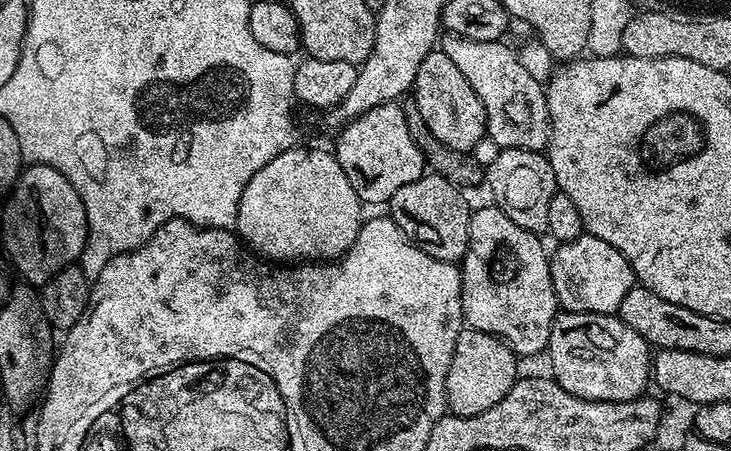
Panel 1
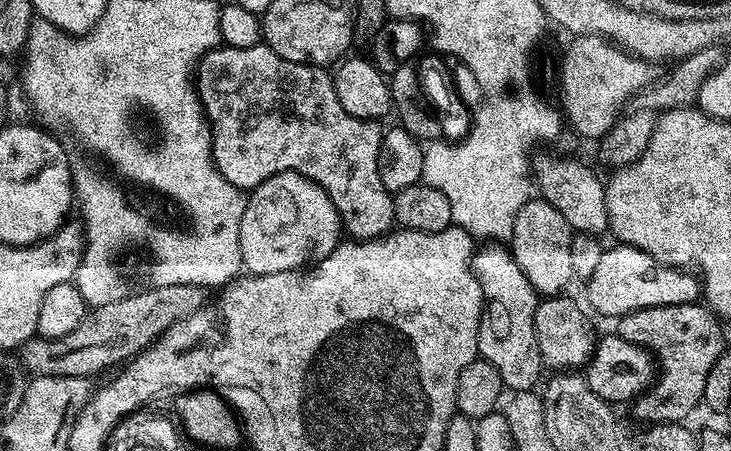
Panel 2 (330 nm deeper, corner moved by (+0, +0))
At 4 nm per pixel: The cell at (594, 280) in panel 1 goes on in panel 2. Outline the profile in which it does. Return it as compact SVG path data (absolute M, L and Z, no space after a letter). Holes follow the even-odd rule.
M620 244L611 248L605 247L602 258L594 270L594 274L586 281L588 300L596 312L604 316L619 318L637 312L643 308L654 306L670 306L671 304L694 304L701 299L702 284L691 276L691 271L680 266L660 264L650 254Z

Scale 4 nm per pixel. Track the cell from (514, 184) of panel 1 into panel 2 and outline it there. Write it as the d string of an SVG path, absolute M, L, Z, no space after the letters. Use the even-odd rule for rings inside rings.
M533 198L526 202L516 215L512 227L510 251L512 257L518 262L522 274L534 286L534 290L541 297L558 296L565 291L568 283L573 283L572 267L570 266L570 242L573 238L572 228L542 198Z

